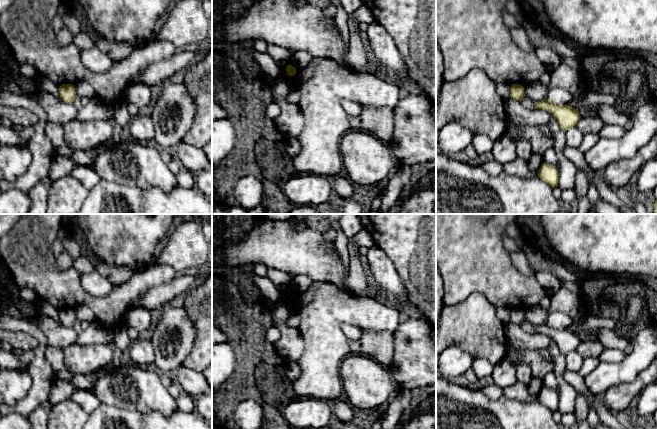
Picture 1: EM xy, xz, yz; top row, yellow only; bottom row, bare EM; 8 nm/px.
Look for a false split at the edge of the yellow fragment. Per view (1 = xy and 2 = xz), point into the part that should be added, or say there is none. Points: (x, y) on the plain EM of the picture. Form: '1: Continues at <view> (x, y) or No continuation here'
1: No continuation here
2: No continuation here

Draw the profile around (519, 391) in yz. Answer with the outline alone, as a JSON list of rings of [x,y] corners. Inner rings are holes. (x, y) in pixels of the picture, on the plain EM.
[[[519,381],[503,389],[503,395],[509,399],[521,402],[533,402],[537,398],[537,396],[529,392],[528,384]]]

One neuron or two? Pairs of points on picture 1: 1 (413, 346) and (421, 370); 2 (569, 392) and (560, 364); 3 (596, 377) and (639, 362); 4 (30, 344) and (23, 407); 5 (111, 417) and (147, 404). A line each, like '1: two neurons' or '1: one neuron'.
1: one neuron
2: one neuron
3: one neuron
4: two neurons
5: two neurons

